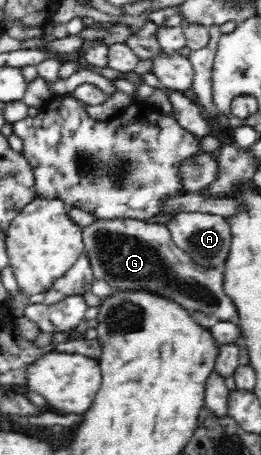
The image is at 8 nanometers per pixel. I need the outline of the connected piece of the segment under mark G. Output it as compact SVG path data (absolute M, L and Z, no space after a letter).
M95 220L82 229L85 249L94 276L121 292L147 292L169 298L189 312L214 315L219 322L237 321L237 306L224 290L224 274L219 268L199 265L174 241L166 225L145 220Z

